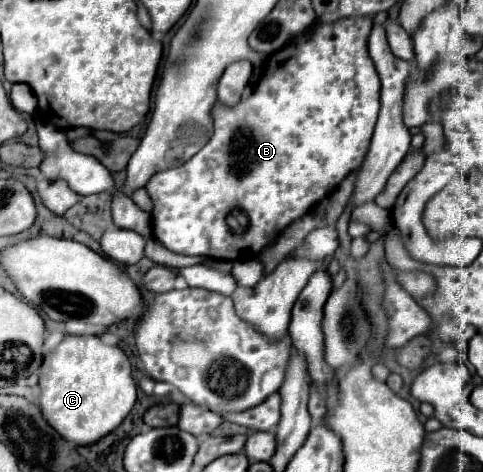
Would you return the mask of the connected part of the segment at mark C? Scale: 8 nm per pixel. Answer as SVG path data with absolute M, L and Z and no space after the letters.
M65 336L45 358L39 378L39 406L43 418L73 446L91 446L119 428L133 410L137 386L123 350L107 346L99 336Z

